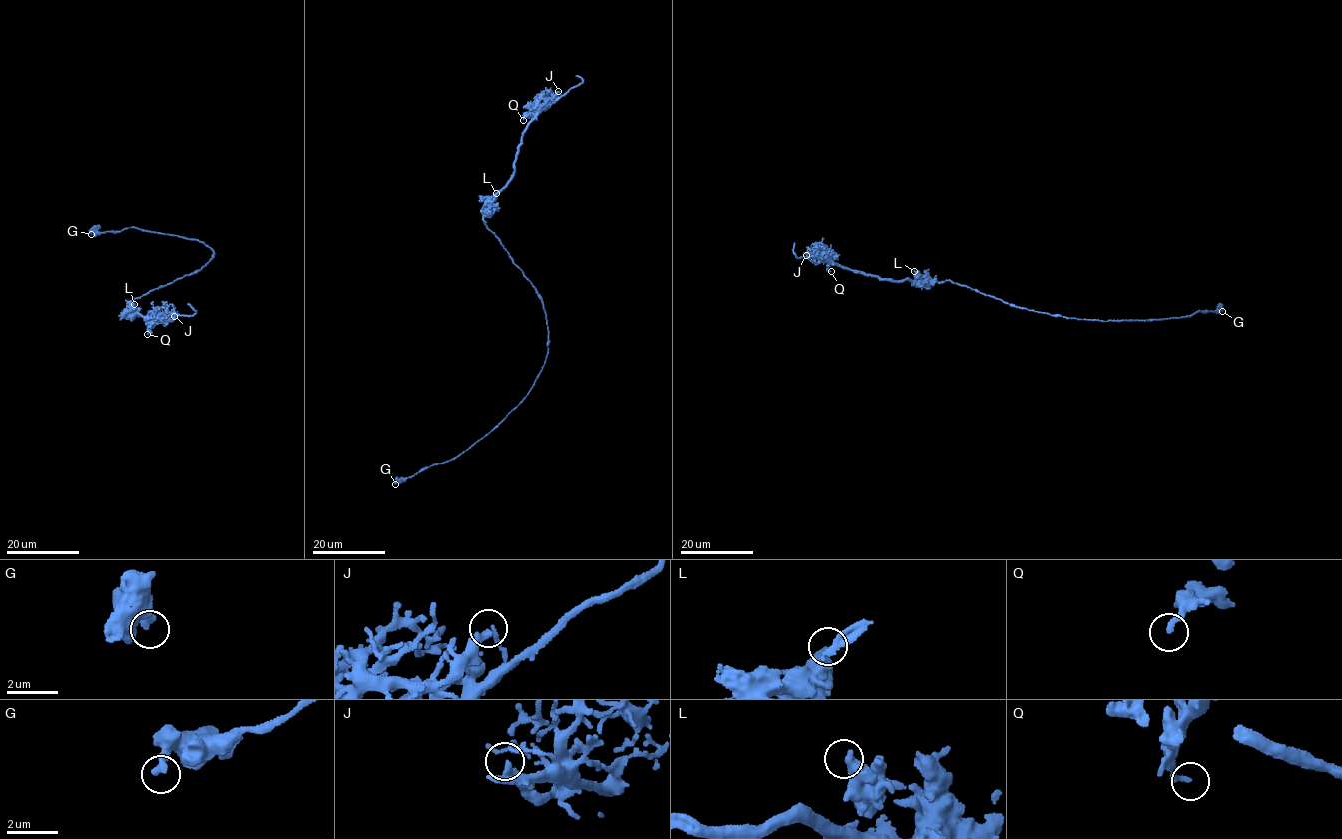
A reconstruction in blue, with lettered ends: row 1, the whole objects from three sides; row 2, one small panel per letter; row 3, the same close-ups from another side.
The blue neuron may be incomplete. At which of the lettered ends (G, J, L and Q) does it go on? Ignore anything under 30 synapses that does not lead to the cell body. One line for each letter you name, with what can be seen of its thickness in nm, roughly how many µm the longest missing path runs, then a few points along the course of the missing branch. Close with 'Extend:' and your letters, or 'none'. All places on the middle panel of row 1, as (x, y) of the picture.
Extend: none

